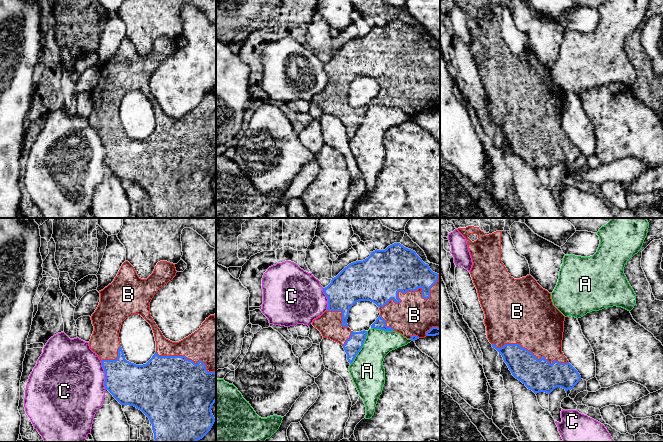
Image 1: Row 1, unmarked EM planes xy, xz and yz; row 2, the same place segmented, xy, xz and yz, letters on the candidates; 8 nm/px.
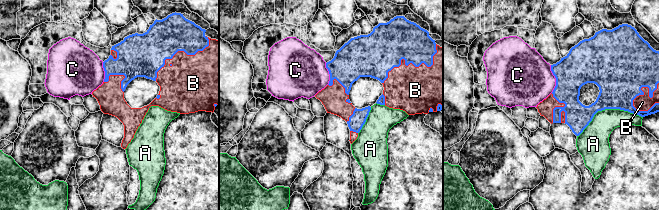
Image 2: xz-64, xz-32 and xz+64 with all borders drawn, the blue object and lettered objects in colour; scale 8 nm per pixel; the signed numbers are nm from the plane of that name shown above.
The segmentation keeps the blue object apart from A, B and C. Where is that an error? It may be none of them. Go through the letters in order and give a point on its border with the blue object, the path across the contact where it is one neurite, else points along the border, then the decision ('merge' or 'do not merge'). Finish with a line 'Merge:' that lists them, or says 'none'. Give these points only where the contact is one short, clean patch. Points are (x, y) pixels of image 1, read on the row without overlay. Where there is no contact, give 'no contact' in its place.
A: contact xz (361, 123); do not merge
B: contact xz (412, 66); merge
C: contact xy (105, 151); do not merge
Merge: B

